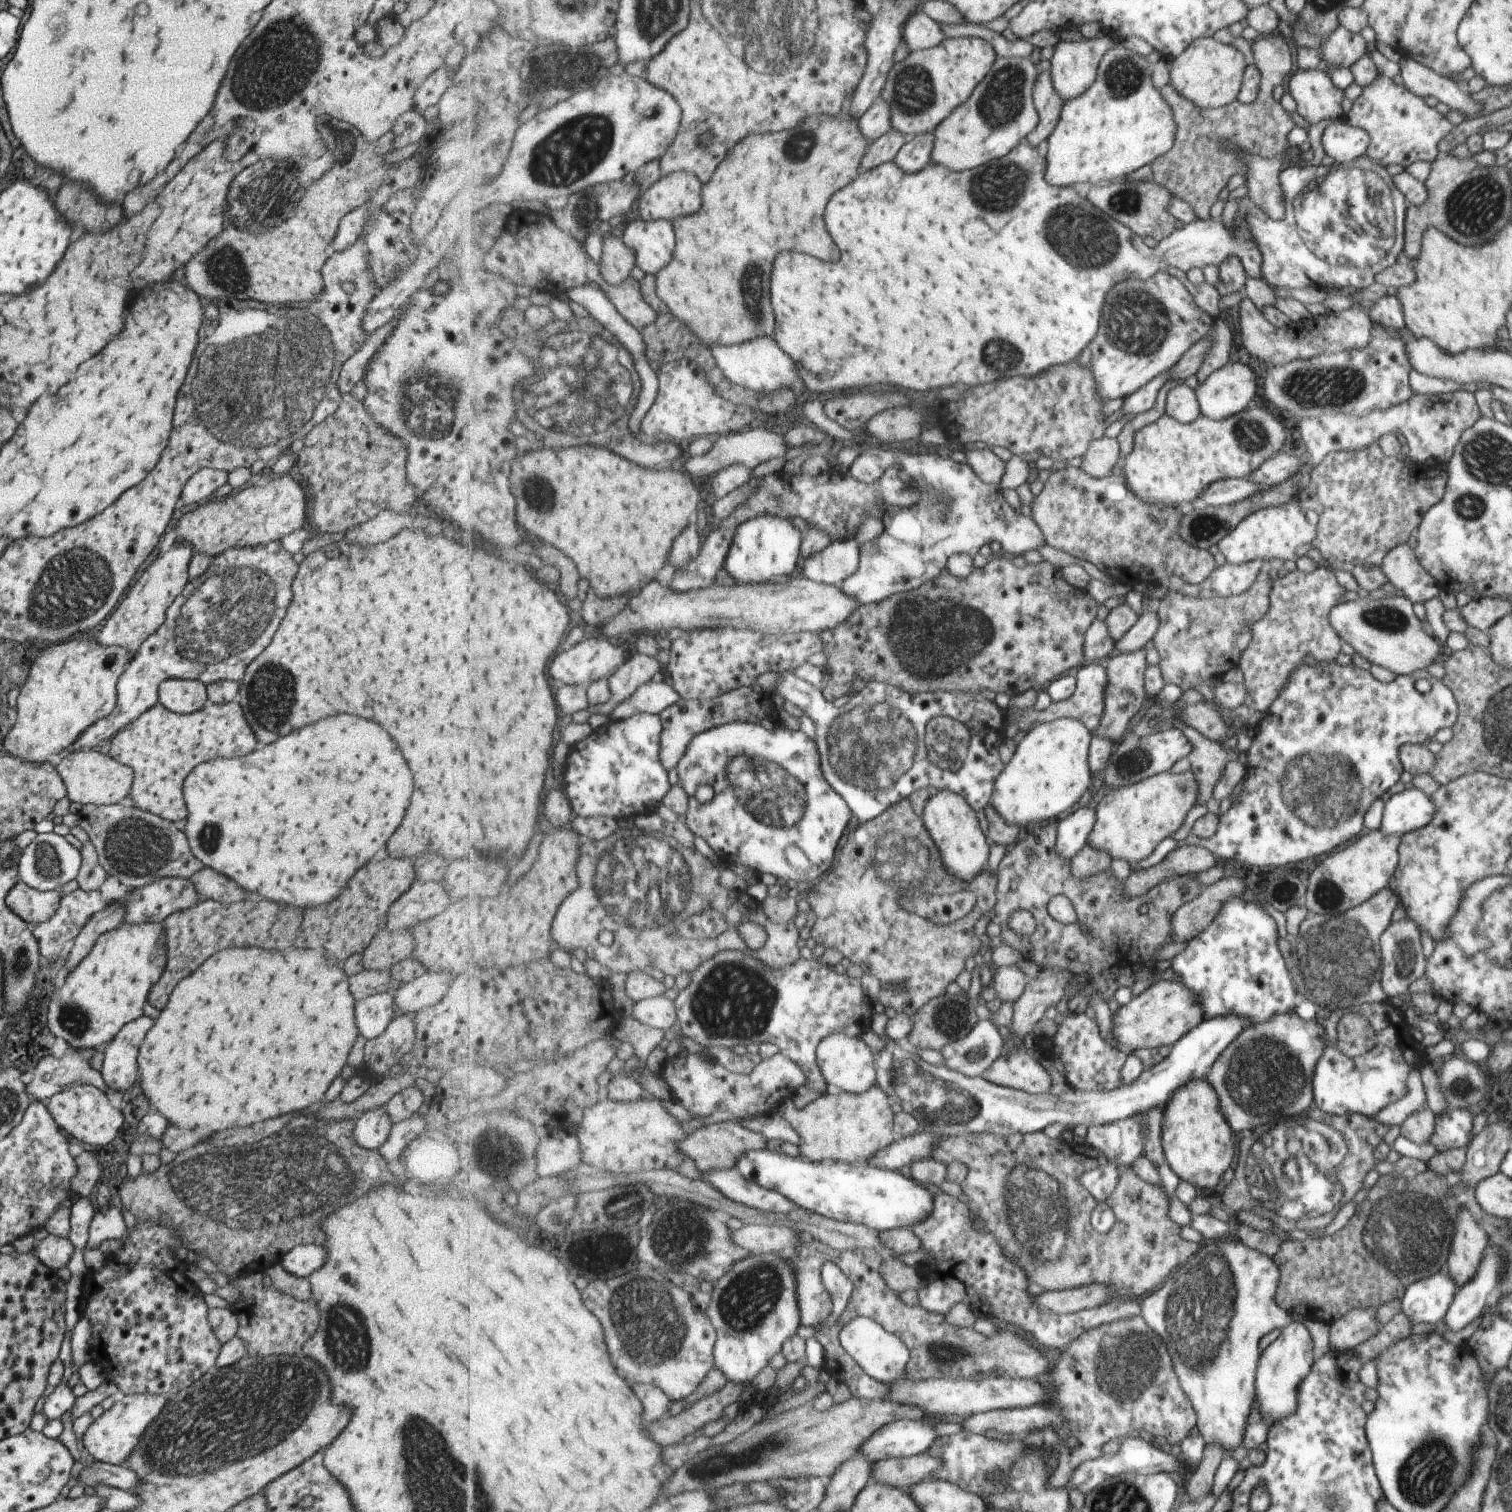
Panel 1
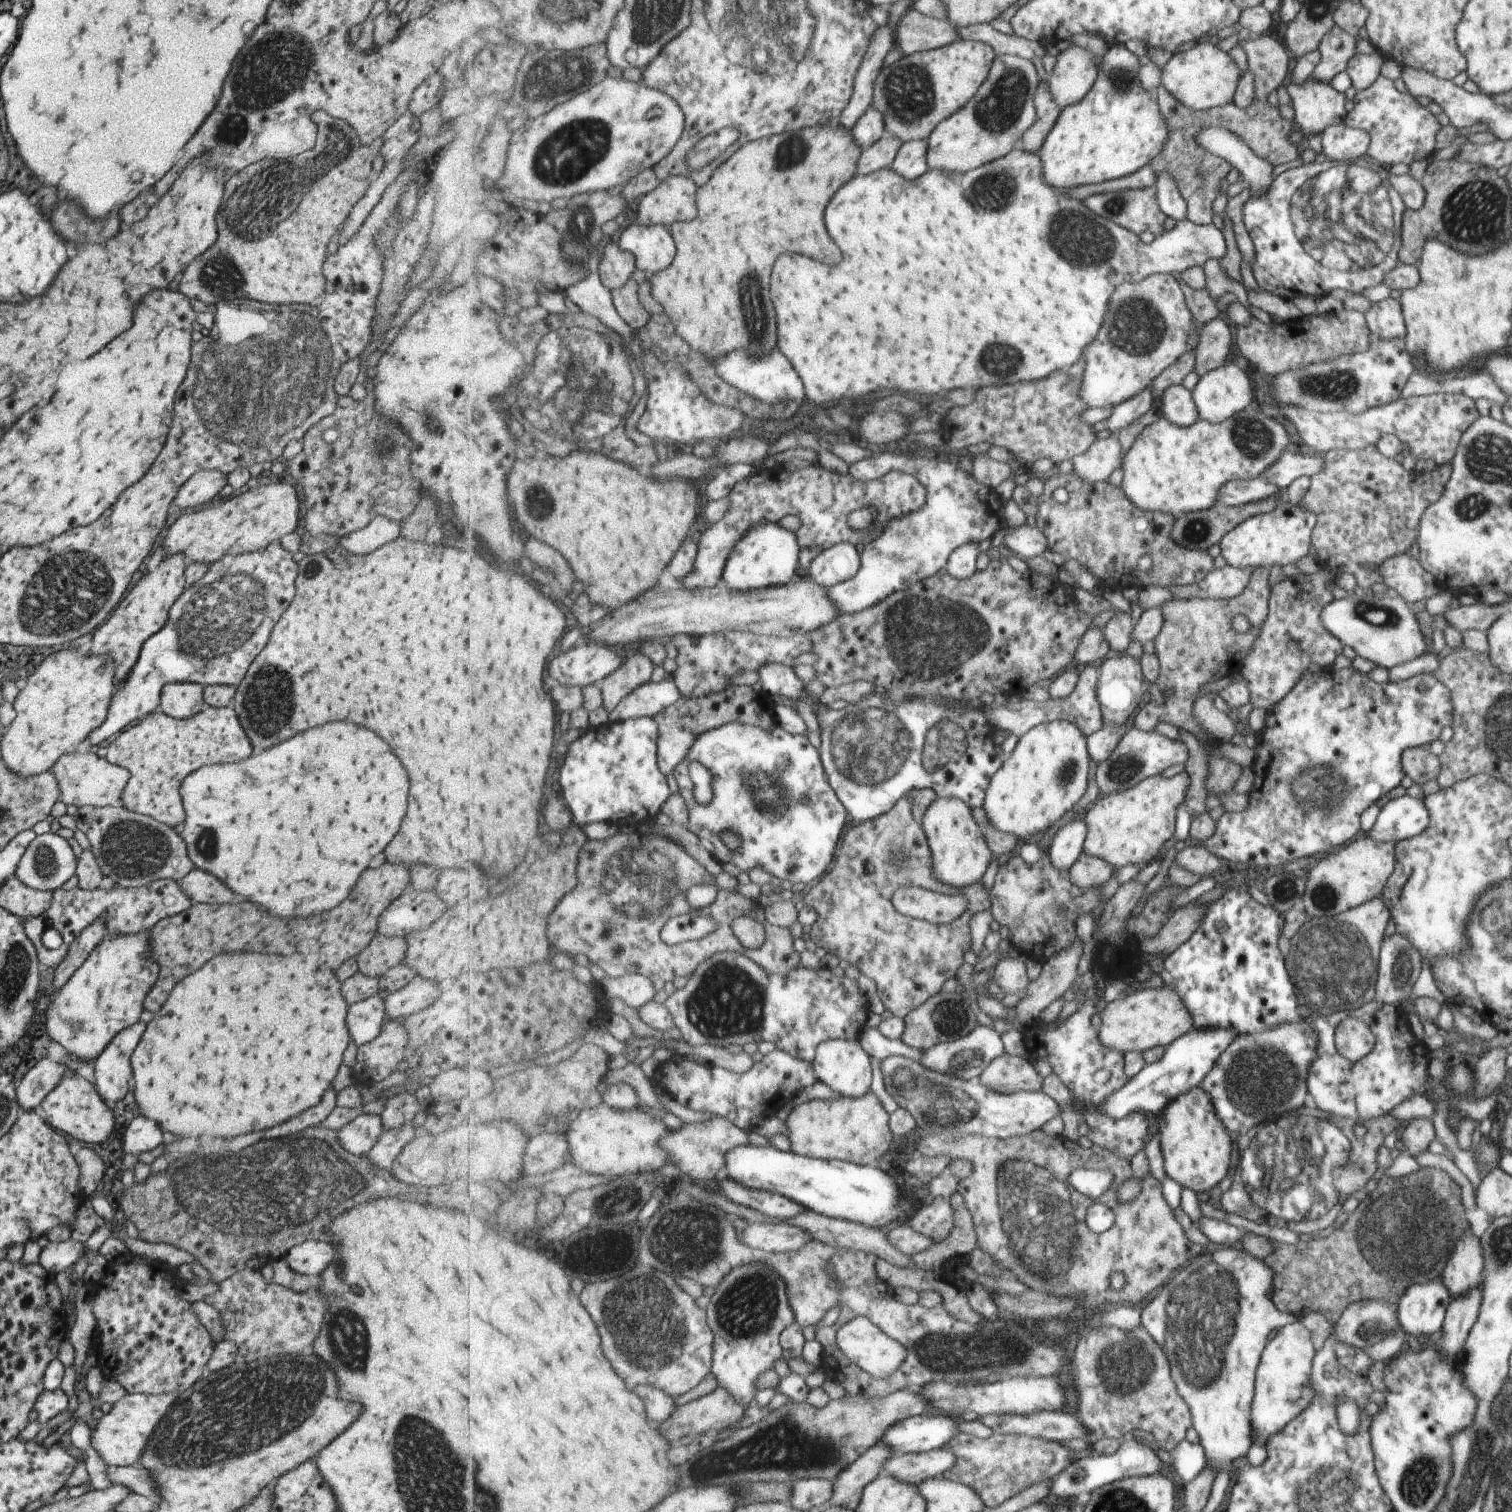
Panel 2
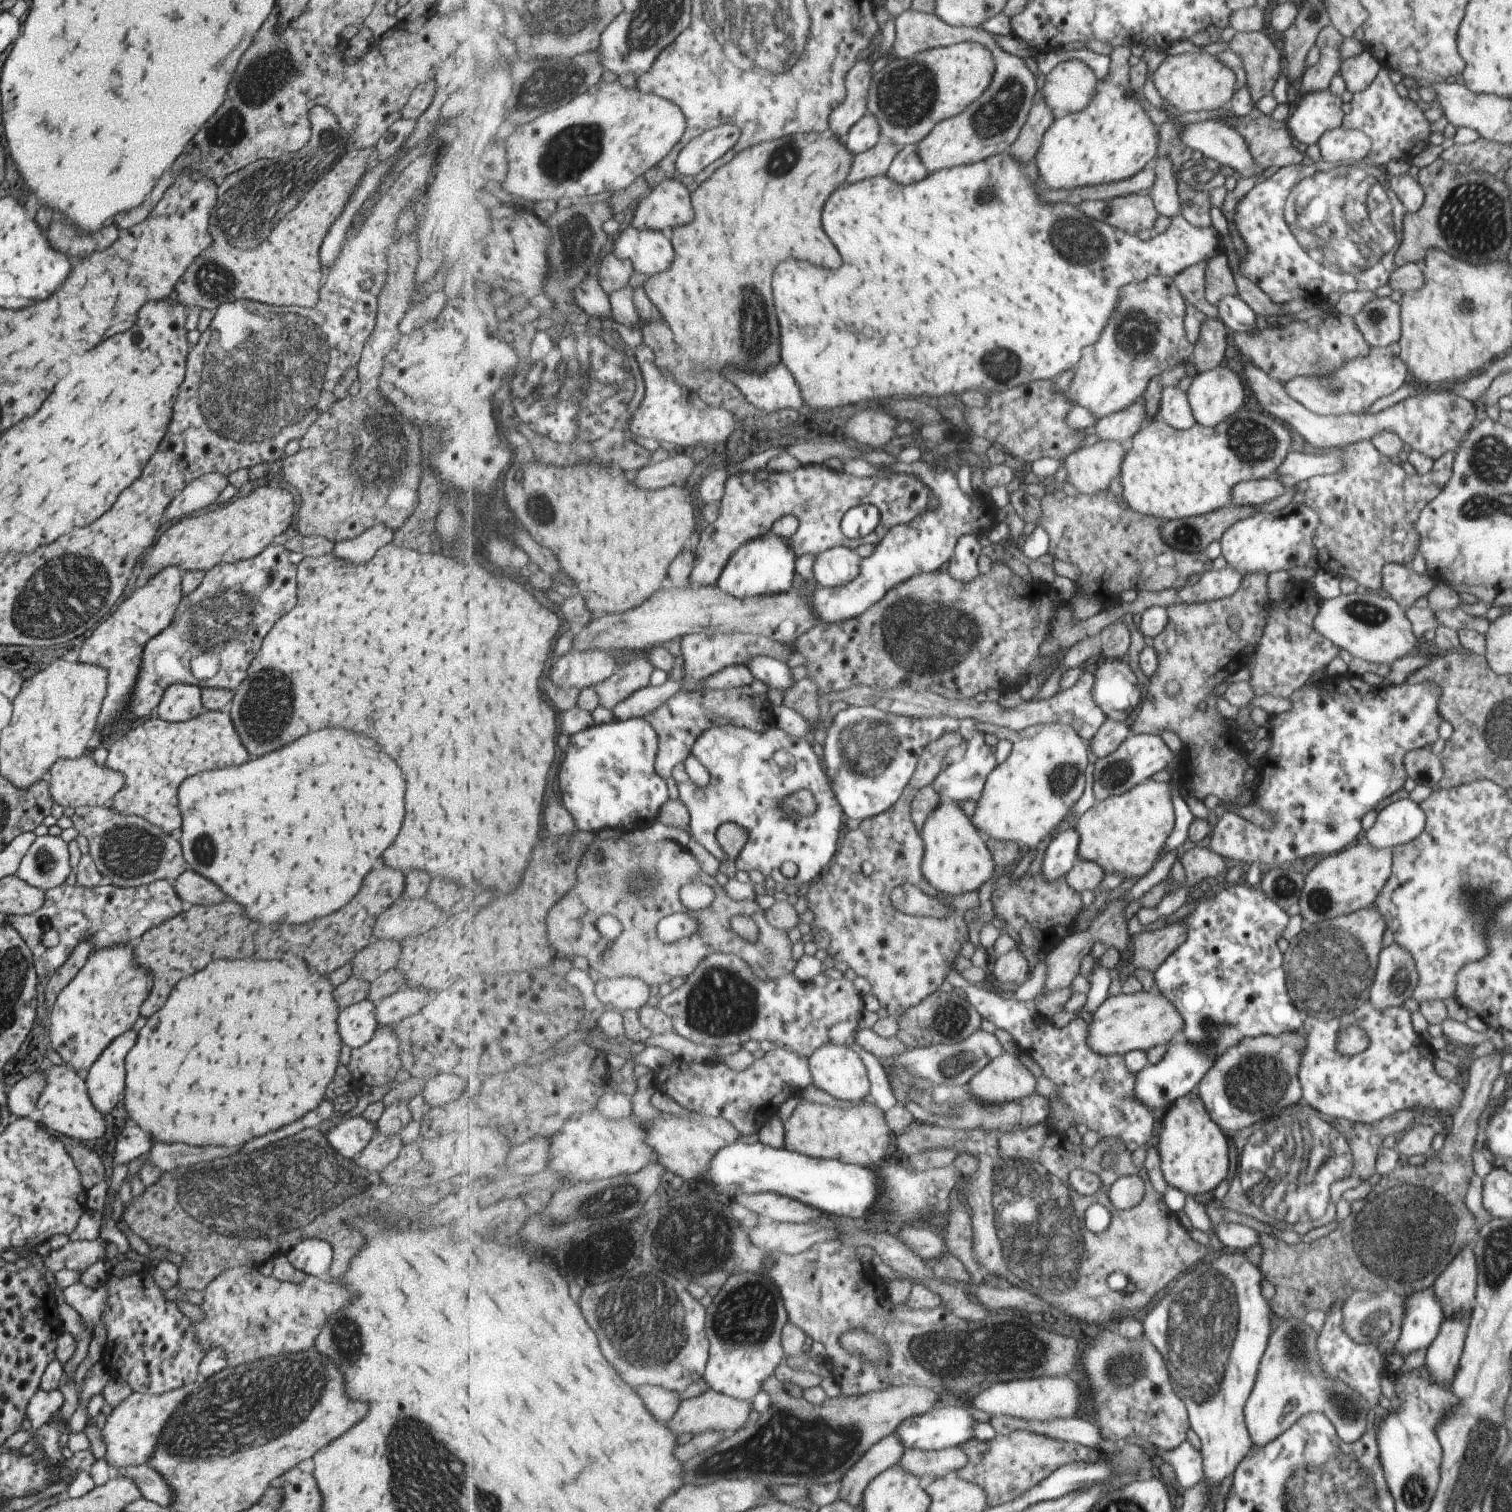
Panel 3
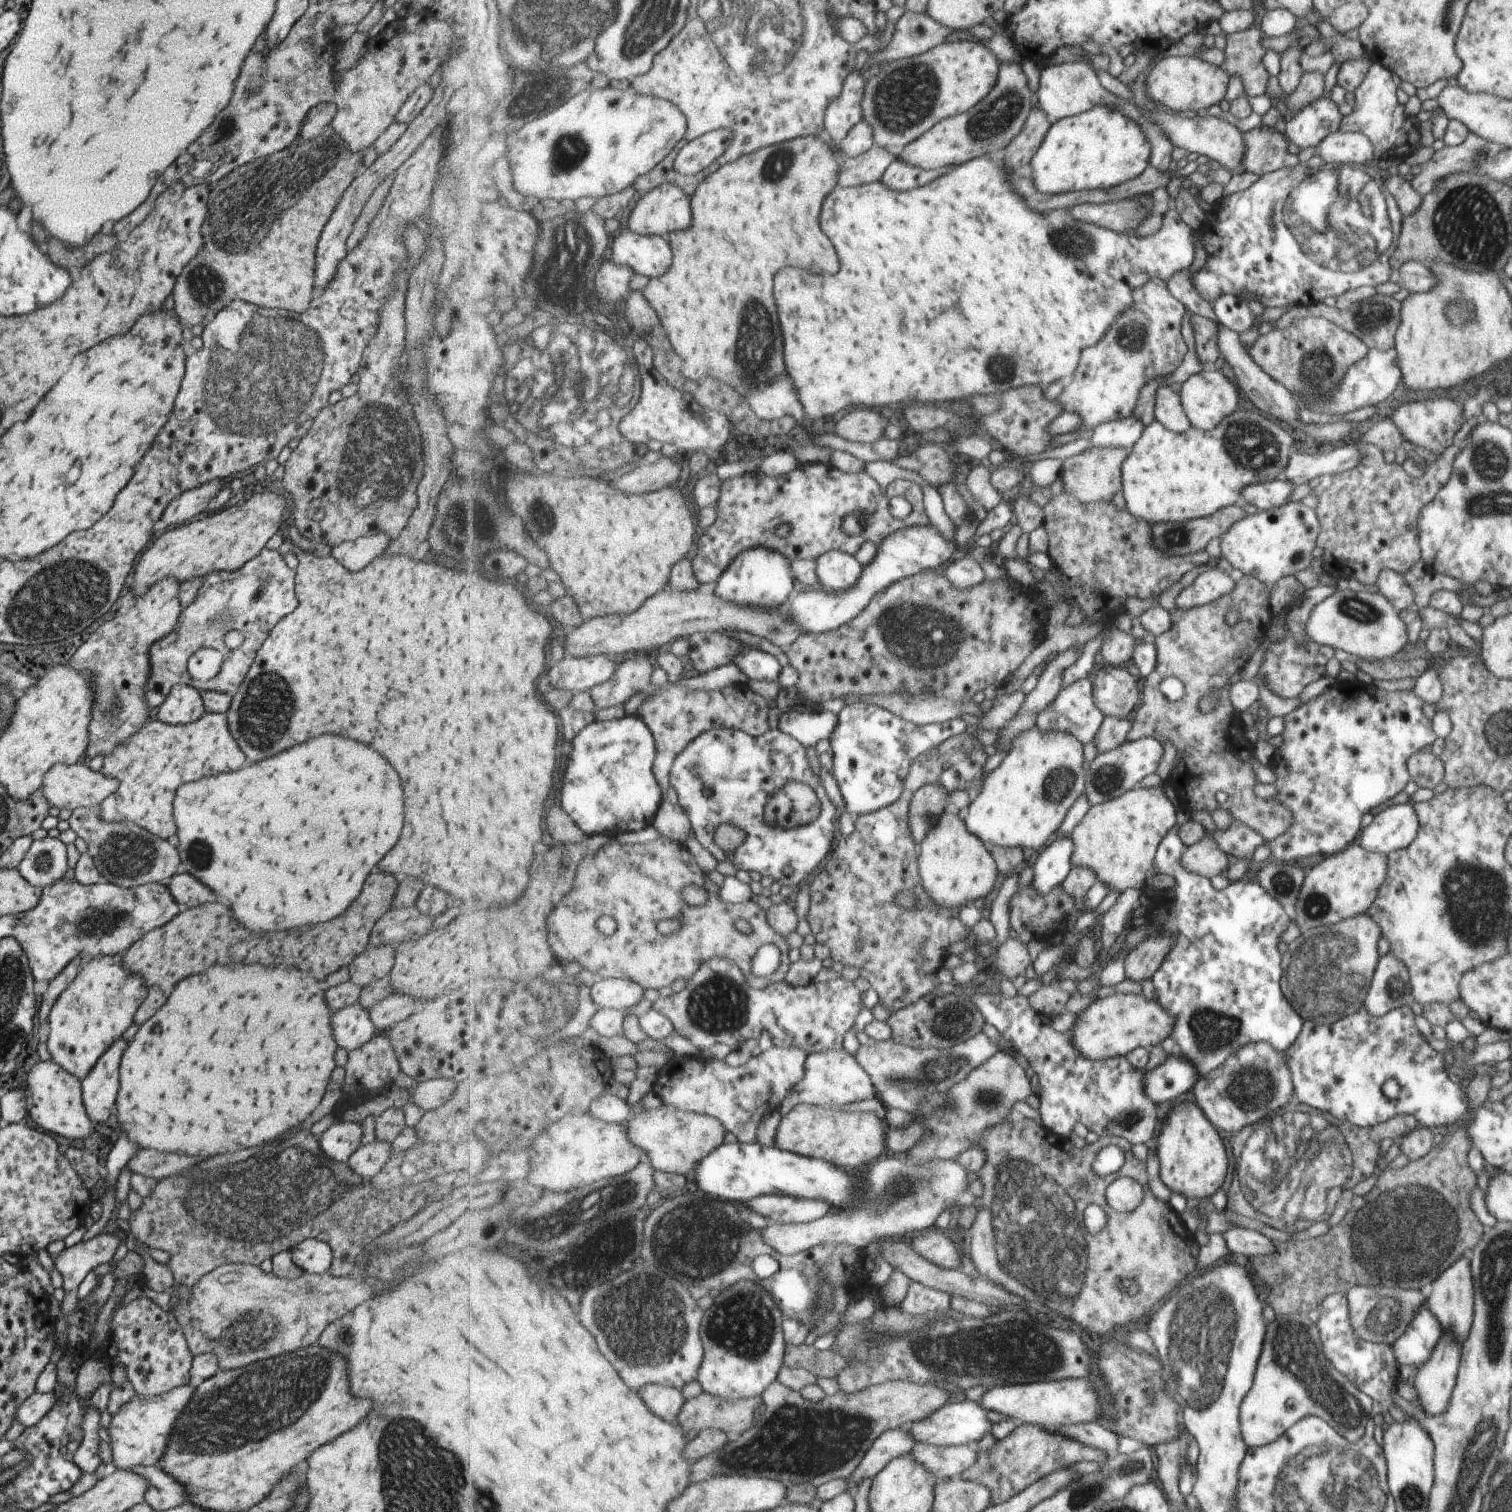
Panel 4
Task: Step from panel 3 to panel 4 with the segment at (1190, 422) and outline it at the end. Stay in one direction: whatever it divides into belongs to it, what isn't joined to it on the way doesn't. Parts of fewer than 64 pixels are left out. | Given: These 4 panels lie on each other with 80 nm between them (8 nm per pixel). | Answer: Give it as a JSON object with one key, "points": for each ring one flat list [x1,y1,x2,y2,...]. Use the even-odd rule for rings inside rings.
{"points":[[1161,386,1155,396,1156,419,1174,433,1184,433,1190,426,1188,415,1180,403,1180,395,1169,386]]}

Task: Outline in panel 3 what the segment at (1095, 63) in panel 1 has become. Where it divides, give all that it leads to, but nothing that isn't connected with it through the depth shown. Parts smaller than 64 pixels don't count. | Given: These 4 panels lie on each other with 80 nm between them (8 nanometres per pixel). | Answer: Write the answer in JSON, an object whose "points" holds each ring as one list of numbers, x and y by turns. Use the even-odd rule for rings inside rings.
{"points":[[1081,60,1060,62,1045,76,1044,97,1055,116,1064,117,1091,104,1097,80,1091,68]]}

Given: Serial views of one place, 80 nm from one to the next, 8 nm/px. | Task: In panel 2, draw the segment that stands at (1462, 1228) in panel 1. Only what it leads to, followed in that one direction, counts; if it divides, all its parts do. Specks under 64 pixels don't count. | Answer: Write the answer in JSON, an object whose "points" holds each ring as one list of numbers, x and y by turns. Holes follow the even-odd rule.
{"points":[[1468,1231,1461,1236,1448,1258,1441,1274,1441,1282,1450,1298,1464,1296,1474,1286,1481,1284,1483,1255,1480,1238]]}

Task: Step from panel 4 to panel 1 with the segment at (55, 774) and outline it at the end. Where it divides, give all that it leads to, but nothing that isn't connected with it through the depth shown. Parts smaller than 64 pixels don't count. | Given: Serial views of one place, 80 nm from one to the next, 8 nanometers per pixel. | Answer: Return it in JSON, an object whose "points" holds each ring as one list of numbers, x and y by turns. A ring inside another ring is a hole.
{"points":[[81,748,68,752,55,768,64,782,66,797,70,802,79,802,82,805,112,805,128,796,131,788,131,768,99,751]]}

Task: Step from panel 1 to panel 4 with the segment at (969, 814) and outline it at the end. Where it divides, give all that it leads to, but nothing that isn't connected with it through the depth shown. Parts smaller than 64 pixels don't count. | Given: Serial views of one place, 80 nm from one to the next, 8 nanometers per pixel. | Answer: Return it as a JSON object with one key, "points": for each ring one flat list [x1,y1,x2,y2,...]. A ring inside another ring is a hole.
{"points":[[952,807,946,810,939,818,939,822,928,830,925,840,919,846,919,851,918,865,924,887,930,894,929,900,933,900,942,912,953,910,954,913,958,913,957,908,963,908,975,901,982,902,984,896,995,888,1000,872,996,858,993,858,992,851,987,844,968,829,965,813,958,812]]}

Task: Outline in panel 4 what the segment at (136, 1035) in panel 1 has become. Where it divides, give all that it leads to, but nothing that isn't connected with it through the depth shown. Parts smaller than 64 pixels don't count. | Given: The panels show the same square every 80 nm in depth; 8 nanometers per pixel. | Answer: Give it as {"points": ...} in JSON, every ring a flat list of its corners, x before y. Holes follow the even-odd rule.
{"points":[[122,1038,113,1041,80,1081,81,1100,93,1123,103,1122,116,1110,117,1068,124,1048]]}

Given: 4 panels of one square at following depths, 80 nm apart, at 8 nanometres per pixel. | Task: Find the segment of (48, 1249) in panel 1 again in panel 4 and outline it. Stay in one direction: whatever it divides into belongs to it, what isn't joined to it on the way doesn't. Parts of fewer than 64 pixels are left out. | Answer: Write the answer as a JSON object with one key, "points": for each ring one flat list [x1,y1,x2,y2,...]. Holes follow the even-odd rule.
{"points":[[99,1233,89,1240,79,1241,70,1247,63,1247,61,1252,57,1253,52,1258,52,1264,54,1268,63,1276,62,1289,64,1290,64,1297,60,1304,60,1314,54,1320,54,1329,56,1330,56,1342,54,1343,54,1348,57,1344,62,1343,62,1340,66,1338,66,1323,64,1322,64,1316,67,1313,77,1310,76,1304,78,1299,75,1296,77,1286,83,1277,97,1264,104,1262,109,1262,116,1251,119,1239,109,1233]]}

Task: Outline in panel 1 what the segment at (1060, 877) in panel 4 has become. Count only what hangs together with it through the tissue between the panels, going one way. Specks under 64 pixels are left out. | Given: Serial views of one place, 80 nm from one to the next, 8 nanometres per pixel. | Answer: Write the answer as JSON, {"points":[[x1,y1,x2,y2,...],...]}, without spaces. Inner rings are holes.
{"points":[[1085,806,1063,819,1057,830,1057,852,1061,858,1073,860,1089,843,1097,822,1096,808]]}

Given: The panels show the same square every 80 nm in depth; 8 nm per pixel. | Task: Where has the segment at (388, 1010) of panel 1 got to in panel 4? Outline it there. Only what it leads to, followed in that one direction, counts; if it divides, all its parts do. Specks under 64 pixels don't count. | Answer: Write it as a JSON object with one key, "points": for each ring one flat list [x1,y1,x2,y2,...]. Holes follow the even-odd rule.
{"points":[[357,1002,340,1008,331,1016,331,1030,337,1046,346,1051,361,1048,376,1033,368,1009]]}

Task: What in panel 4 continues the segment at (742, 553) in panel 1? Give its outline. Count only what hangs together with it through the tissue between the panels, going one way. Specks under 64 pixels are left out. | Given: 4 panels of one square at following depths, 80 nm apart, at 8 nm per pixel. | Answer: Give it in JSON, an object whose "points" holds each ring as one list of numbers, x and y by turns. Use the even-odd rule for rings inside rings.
{"points":[[757,547,737,557,725,569,717,582,715,593,738,605,757,605,759,608,780,609,786,606,799,591,799,585,792,575,792,562,781,551,769,547]]}

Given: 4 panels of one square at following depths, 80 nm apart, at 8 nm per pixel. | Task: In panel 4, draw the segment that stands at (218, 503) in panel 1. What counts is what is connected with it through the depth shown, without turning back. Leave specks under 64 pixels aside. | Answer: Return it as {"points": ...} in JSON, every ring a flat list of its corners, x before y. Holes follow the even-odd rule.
{"points":[[273,488,256,492,242,503,228,505,214,515,190,520,163,532,139,556,134,572,134,596,140,597,153,583,173,577,178,584,188,578,203,577,213,571,234,571,266,546,283,522,287,509,285,499]]}

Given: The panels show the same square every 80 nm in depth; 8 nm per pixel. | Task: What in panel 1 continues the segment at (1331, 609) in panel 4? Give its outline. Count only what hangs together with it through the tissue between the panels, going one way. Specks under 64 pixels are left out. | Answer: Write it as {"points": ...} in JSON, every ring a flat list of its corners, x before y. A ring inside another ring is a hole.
{"points":[[1361,594,1357,600,1344,601,1333,606,1333,609,1329,610,1328,621,1329,626,1332,626,1336,634,1341,636,1341,641,1347,643,1355,653,1359,654,1371,665,1386,668,1396,676,1412,674,1419,668,1427,668,1439,656,1439,644,1423,630,1421,622,1411,612,1409,600,1405,600,1400,594,1377,600,1367,598]]}

